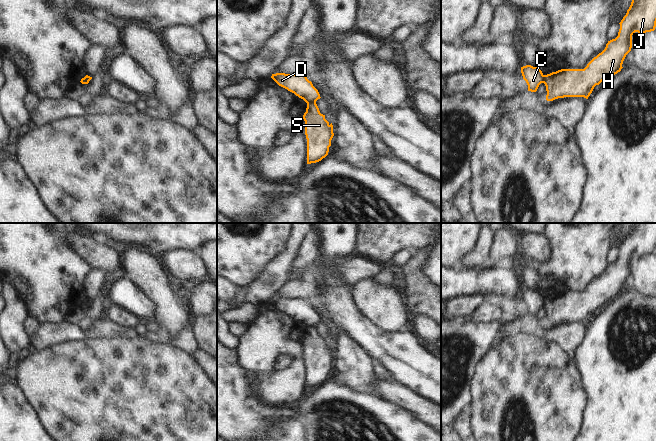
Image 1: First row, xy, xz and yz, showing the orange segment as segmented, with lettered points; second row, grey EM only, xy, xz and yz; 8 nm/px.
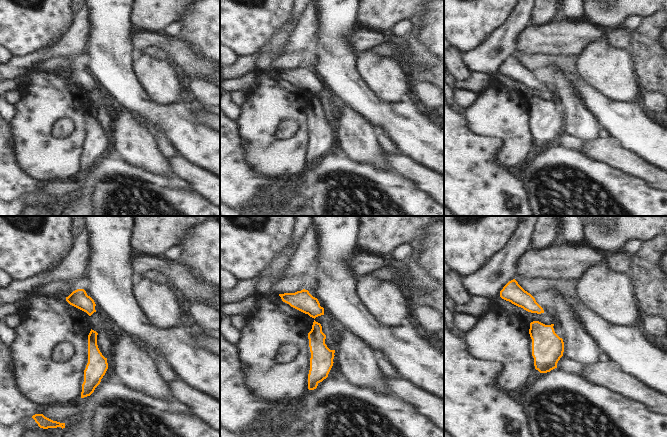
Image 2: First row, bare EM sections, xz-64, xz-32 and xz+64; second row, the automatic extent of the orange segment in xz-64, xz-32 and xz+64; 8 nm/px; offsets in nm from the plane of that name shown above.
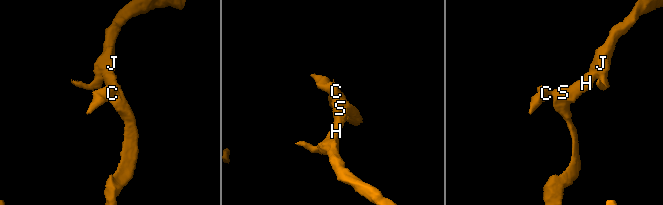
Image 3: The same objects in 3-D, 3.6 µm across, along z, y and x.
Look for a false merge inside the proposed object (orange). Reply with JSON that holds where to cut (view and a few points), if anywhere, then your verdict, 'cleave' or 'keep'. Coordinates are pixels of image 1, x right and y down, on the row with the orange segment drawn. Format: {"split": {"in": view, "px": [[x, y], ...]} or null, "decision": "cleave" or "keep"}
{"split": {"in": "xz", "px": [[315, 101], [307, 103]]}, "decision": "cleave"}

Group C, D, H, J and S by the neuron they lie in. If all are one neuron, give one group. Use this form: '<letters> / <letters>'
C D / H J S

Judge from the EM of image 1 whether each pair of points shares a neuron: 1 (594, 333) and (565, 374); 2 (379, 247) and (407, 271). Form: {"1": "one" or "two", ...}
{"1": "two", "2": "two"}

